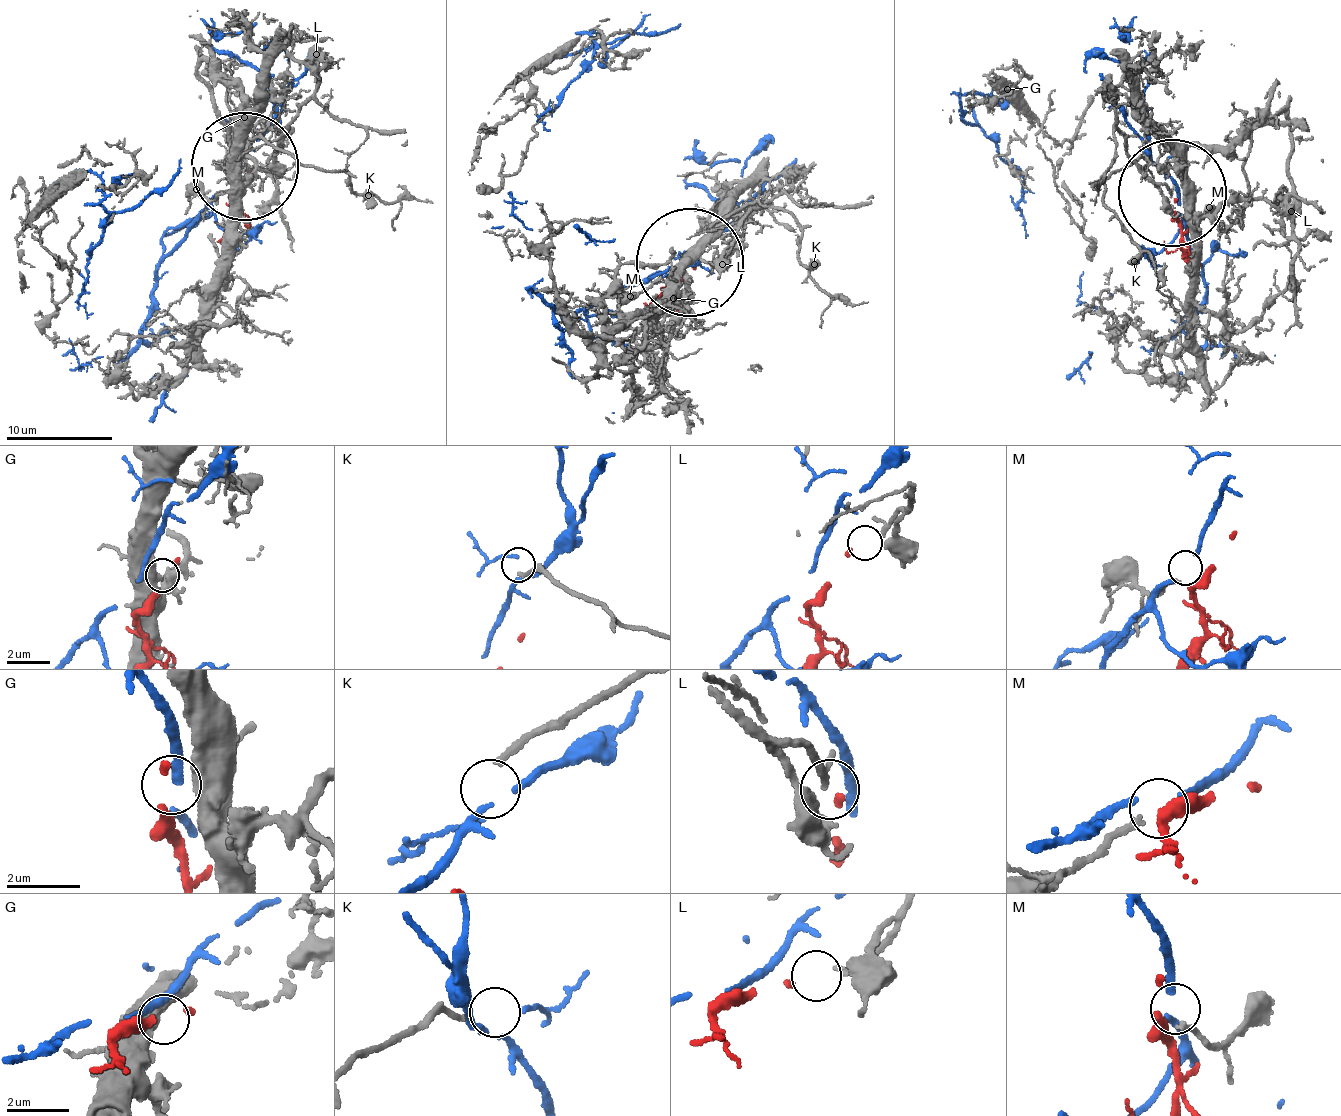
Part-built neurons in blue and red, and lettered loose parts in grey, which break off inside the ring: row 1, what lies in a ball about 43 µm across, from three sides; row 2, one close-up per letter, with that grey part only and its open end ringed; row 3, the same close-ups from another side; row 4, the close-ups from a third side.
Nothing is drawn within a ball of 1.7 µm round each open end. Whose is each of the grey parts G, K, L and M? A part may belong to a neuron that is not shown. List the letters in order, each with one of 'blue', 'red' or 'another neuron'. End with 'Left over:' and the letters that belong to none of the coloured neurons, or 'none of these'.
G: another neuron
K: another neuron
L: red
M: another neuron
Left over: G, K, M

